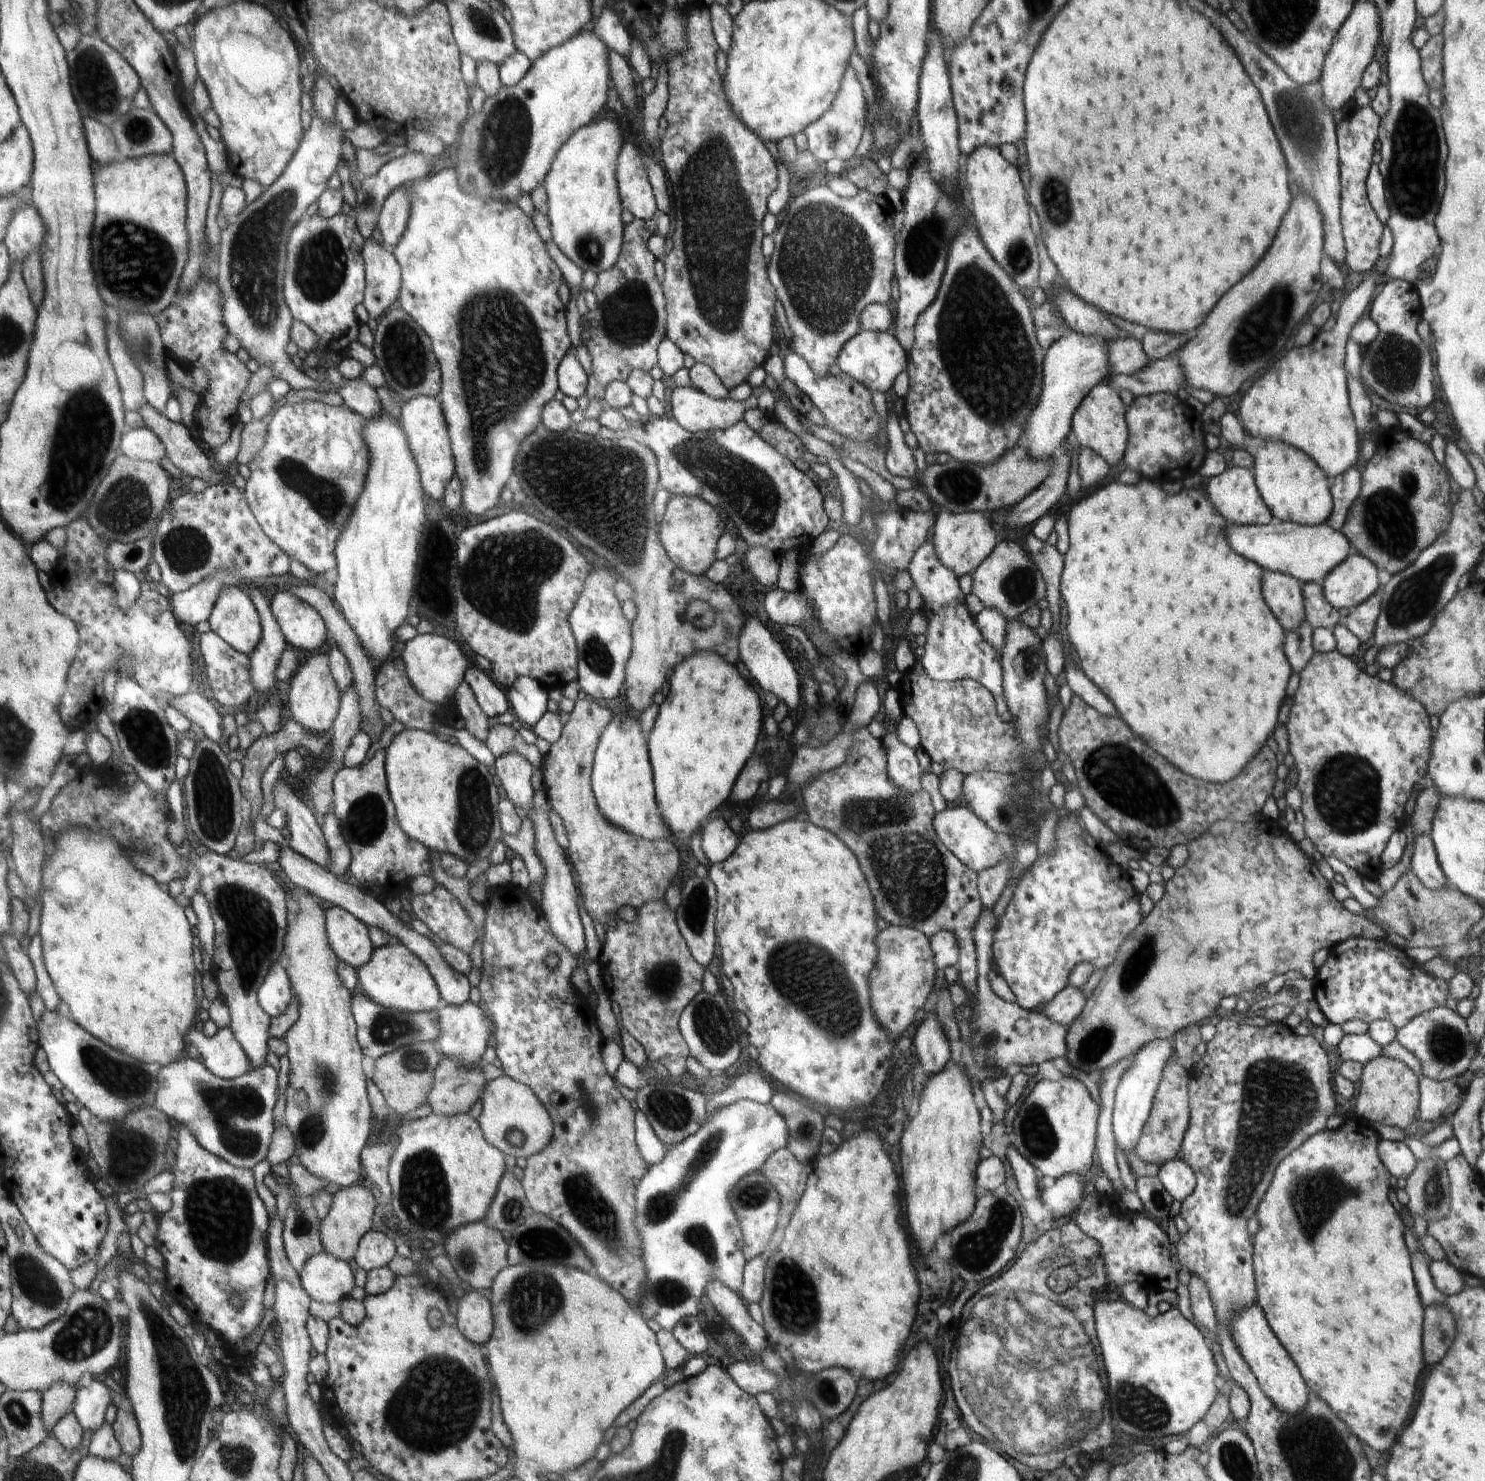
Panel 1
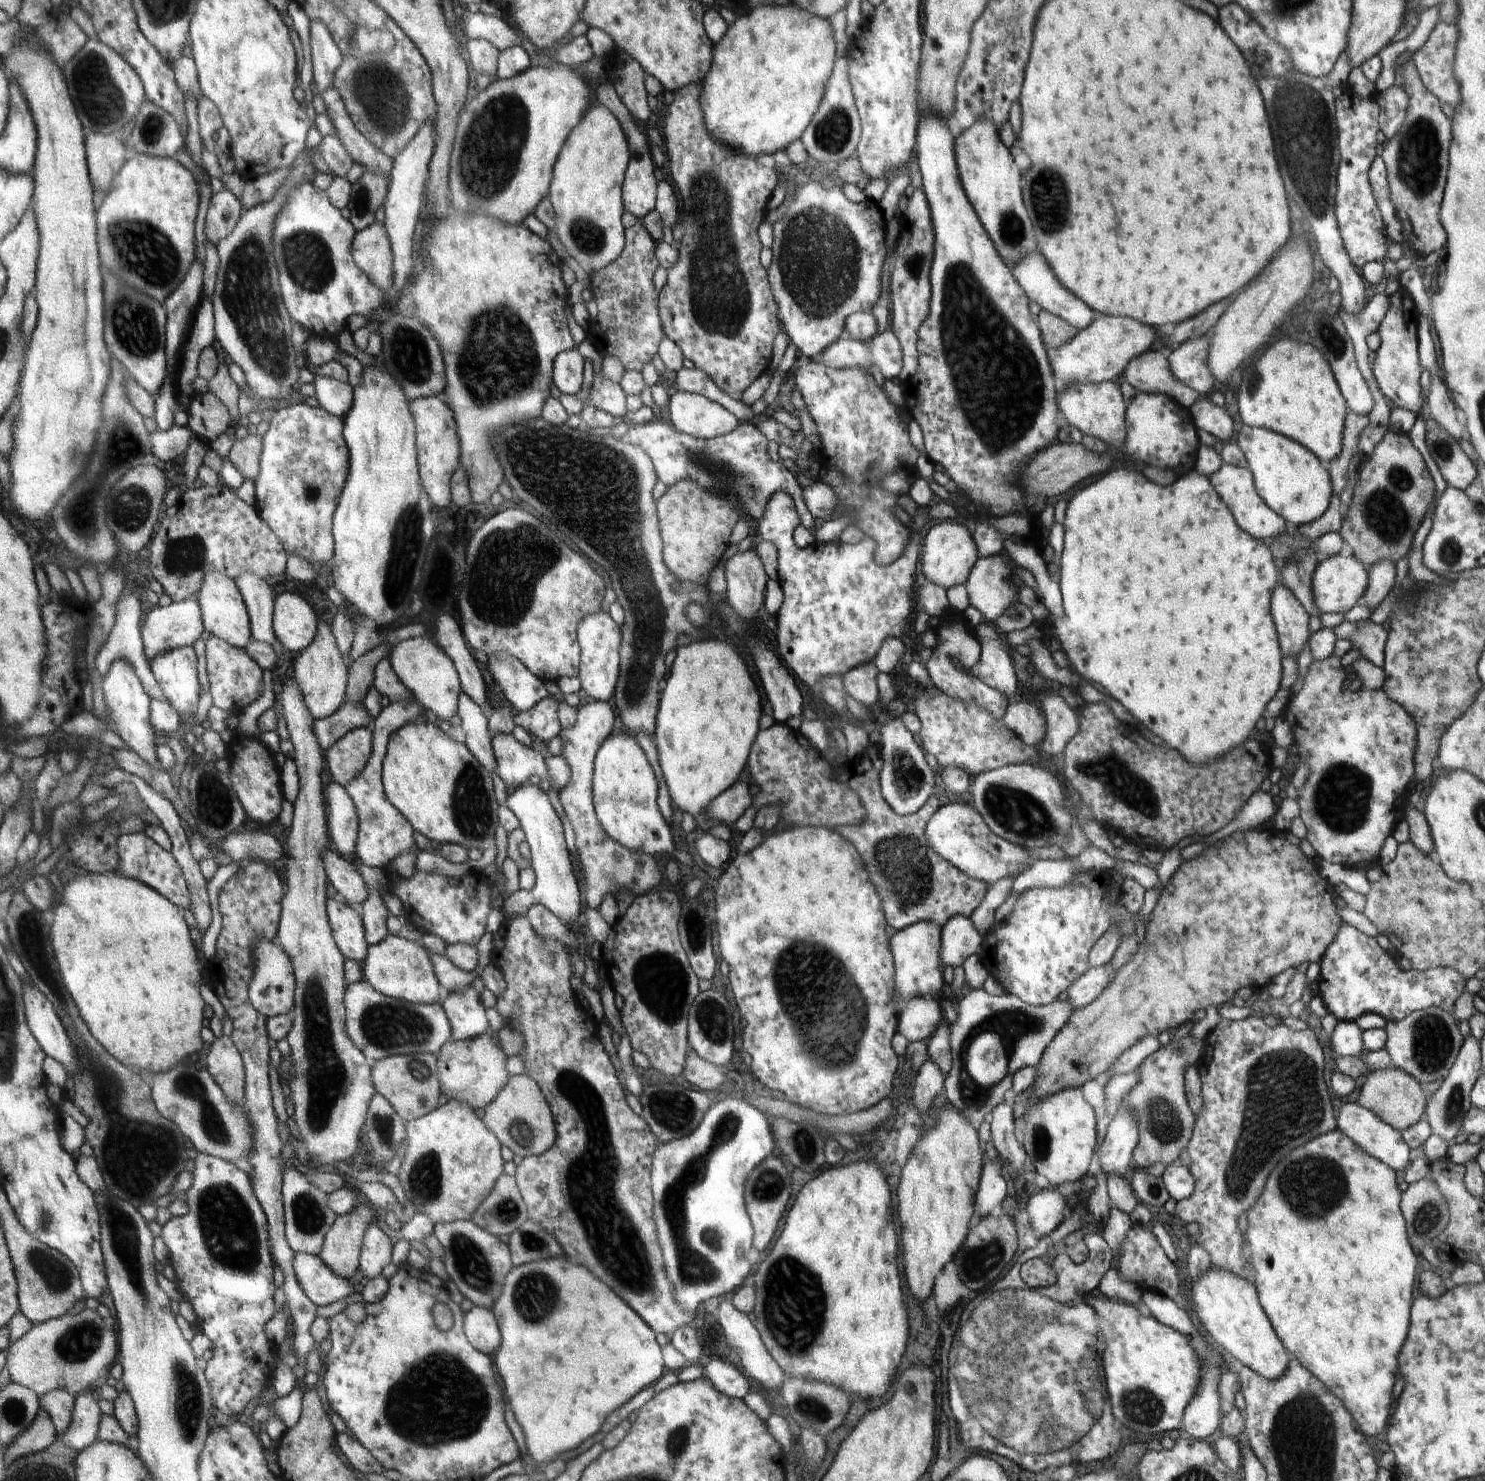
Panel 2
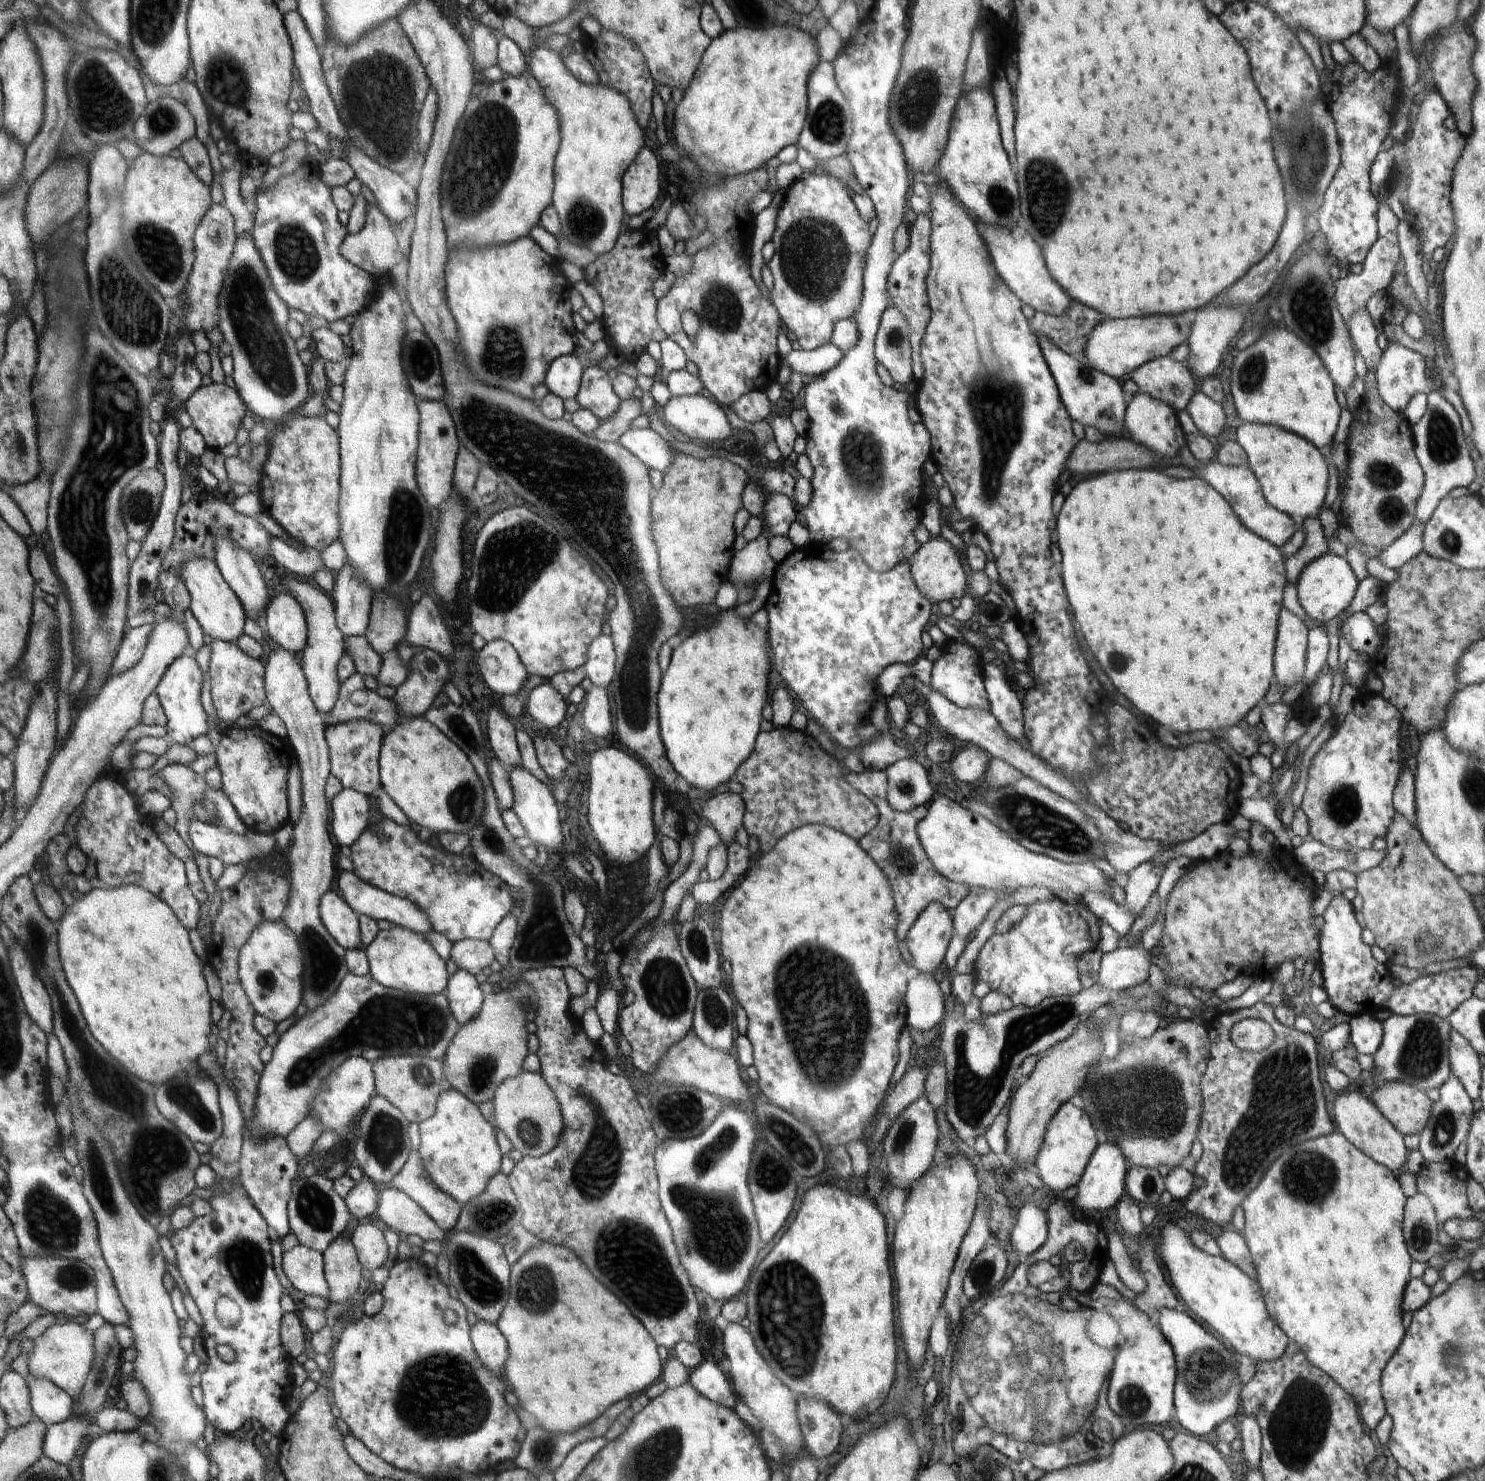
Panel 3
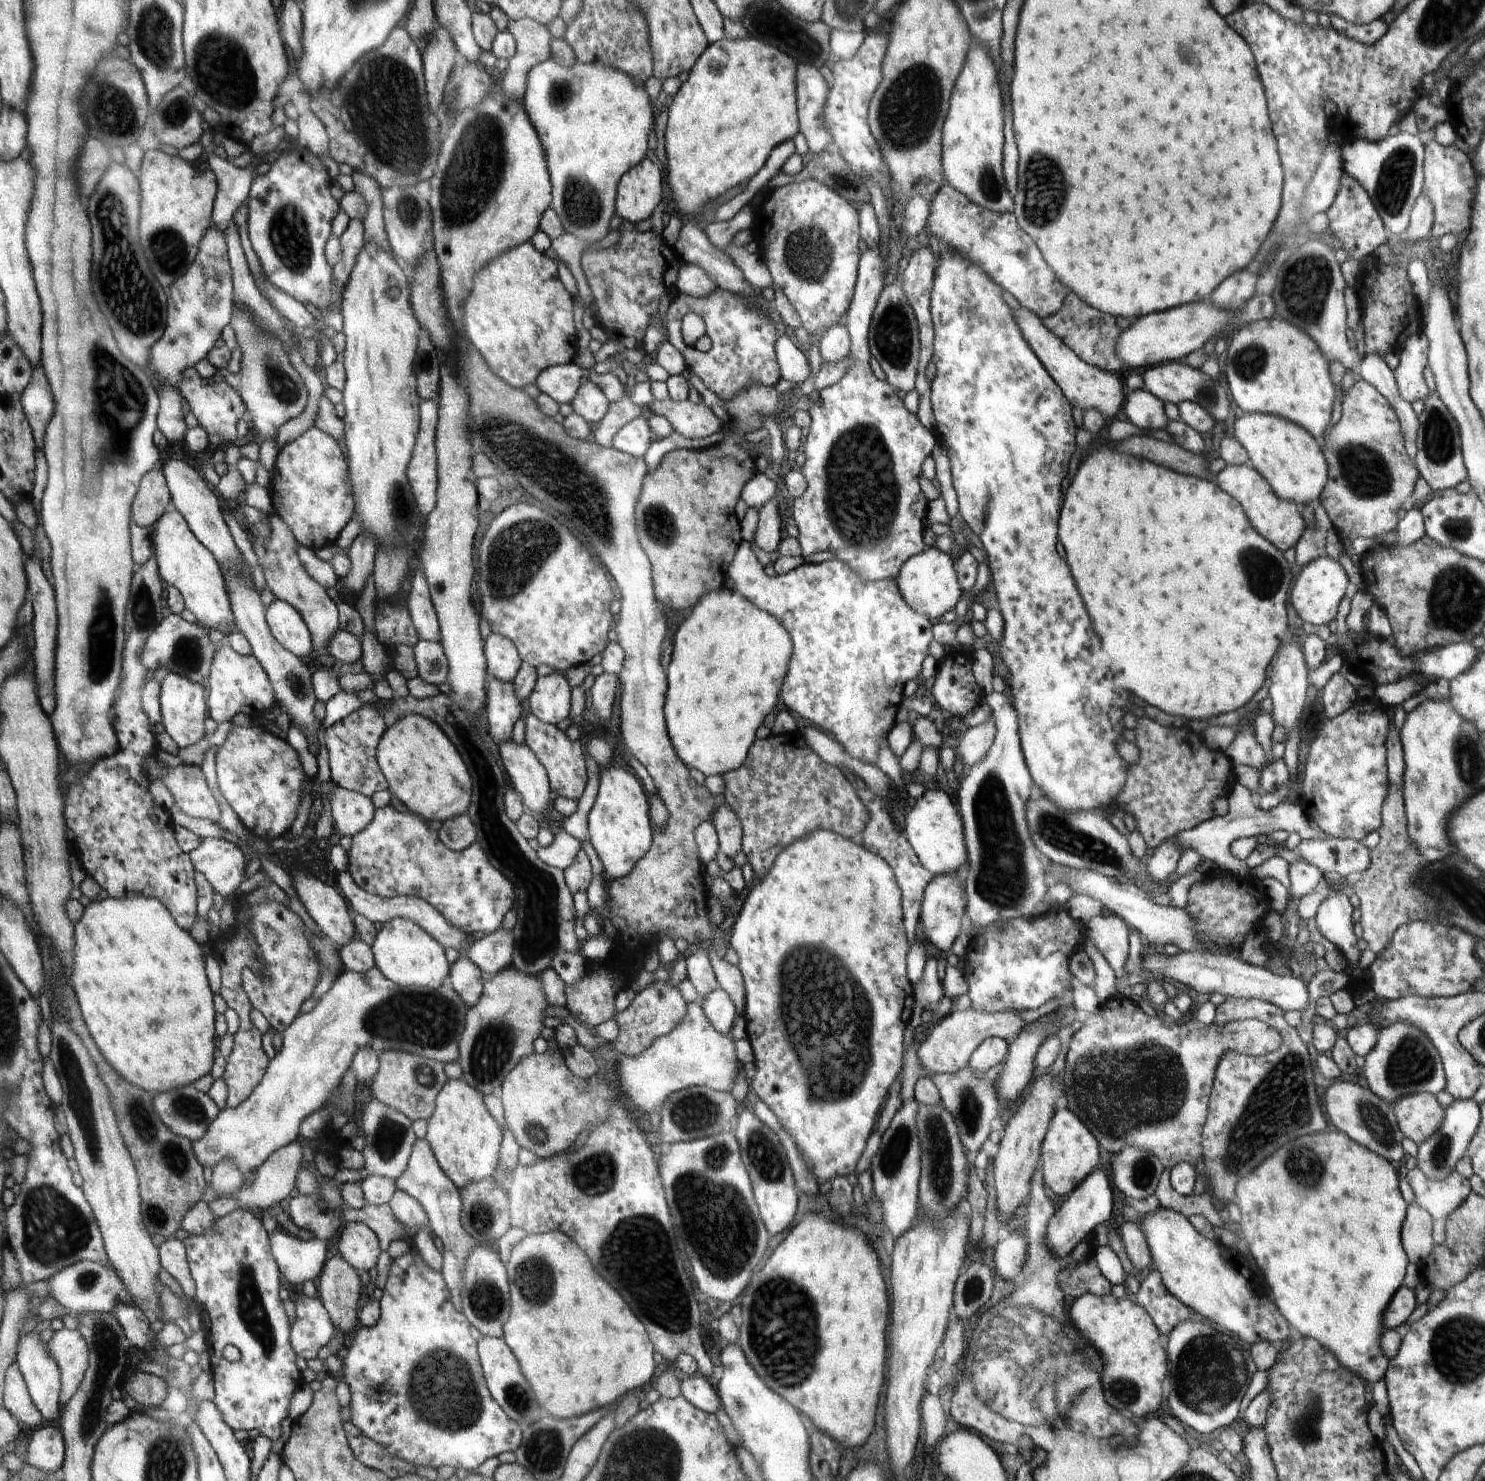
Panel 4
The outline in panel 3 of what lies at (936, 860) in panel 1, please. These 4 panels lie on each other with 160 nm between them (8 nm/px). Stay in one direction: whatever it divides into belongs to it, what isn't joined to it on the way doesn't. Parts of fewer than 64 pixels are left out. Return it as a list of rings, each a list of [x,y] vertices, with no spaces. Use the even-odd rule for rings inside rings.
[[[865,770],[862,773],[846,774],[848,781],[873,801],[879,810],[878,824],[860,840],[861,847],[878,863],[885,874],[889,876],[896,895],[897,910],[900,913],[898,938],[906,940],[909,930],[922,912],[932,902],[941,902],[947,909],[953,911],[962,898],[970,894],[969,886],[958,884],[940,874],[925,853],[920,844],[916,824],[924,818],[926,805],[918,805],[908,812],[900,812],[890,806],[887,801],[888,781],[886,771]]]

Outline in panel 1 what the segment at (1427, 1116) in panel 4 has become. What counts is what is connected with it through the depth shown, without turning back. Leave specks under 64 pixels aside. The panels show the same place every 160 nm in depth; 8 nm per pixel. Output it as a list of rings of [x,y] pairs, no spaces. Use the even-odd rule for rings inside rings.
[[[1383,1054],[1363,1065],[1360,1092],[1356,1098],[1354,1114],[1370,1123],[1381,1122],[1388,1126],[1405,1129],[1418,1117],[1420,1078],[1399,1059]]]

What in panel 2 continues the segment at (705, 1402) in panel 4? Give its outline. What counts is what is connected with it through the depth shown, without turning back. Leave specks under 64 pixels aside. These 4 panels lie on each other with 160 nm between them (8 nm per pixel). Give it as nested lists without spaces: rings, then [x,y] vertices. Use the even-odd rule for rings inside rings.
[[[712,1360],[704,1368],[704,1375],[718,1388],[722,1394],[733,1398],[747,1399],[750,1396],[748,1376],[743,1374],[737,1366],[722,1360]]]

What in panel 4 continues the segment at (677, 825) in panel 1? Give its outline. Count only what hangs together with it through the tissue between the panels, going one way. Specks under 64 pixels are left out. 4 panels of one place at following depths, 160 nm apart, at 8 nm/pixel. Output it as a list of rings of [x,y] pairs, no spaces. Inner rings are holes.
[[[722,587],[713,590],[713,592],[706,593],[693,608],[694,610],[691,609],[689,611],[688,618],[685,618],[676,630],[671,642],[673,650],[671,652],[671,661],[665,670],[667,678],[667,693],[664,706],[665,721],[668,723],[668,731],[674,748],[677,751],[677,755],[682,758],[682,762],[685,762],[692,768],[696,768],[698,772],[702,772],[706,777],[710,775],[723,775],[726,772],[740,768],[746,762],[749,750],[753,746],[754,738],[756,738],[756,730],[762,726],[762,720],[764,720],[768,712],[774,710],[776,700],[780,700],[778,694],[780,694],[782,680],[784,680],[784,676],[786,676],[791,663],[793,642],[789,631],[786,630],[785,626],[782,626],[781,622],[778,622],[777,618],[774,618],[774,615],[768,614],[761,607],[750,602],[750,599],[747,599],[734,588]]]

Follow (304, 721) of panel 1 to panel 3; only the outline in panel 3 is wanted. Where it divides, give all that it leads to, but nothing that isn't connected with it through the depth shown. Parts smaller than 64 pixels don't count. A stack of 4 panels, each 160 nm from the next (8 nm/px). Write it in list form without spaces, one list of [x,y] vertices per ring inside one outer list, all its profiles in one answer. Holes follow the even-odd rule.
[[[281,575],[281,583],[285,585],[285,590],[290,593],[305,611],[308,618],[309,638],[304,652],[298,656],[301,665],[304,667],[305,677],[308,679],[309,695],[316,704],[316,707],[322,714],[332,712],[334,705],[337,704],[341,688],[340,676],[338,676],[338,666],[344,656],[344,636],[339,626],[336,626],[334,620],[334,607],[330,598],[316,586],[308,584],[308,581],[300,577]]]

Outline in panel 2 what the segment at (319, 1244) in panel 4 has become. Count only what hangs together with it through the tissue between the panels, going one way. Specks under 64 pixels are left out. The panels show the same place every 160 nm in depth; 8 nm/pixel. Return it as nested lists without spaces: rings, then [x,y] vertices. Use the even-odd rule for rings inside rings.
[[[298,1252],[293,1264],[298,1283],[316,1306],[328,1306],[348,1299],[353,1292],[359,1289],[346,1278],[340,1278],[331,1272],[319,1255]]]

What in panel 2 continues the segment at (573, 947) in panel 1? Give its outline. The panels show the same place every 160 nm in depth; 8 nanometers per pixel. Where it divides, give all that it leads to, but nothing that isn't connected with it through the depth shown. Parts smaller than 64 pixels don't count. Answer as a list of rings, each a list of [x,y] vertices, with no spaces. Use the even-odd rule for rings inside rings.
[[[526,782],[524,786],[518,786],[506,800],[507,808],[520,822],[520,827],[526,835],[526,842],[530,845],[531,867],[536,876],[536,885],[531,891],[518,891],[510,895],[502,908],[505,917],[518,916],[526,913],[526,910],[534,902],[542,904],[551,914],[556,916],[563,924],[570,928],[570,922],[574,922],[580,914],[580,890],[576,884],[576,878],[572,874],[570,866],[570,854],[564,844],[564,832],[562,832],[562,822],[556,814],[556,810],[550,804],[550,798],[546,792],[542,792],[538,786],[532,782]]]

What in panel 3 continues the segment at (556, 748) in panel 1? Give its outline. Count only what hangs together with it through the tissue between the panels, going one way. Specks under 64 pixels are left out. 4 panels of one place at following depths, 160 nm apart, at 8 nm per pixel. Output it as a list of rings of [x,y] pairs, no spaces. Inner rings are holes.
[[[593,684],[585,694],[583,702],[584,730],[589,730],[594,735],[595,740],[608,736],[608,732],[612,728],[612,718],[610,718],[610,710],[608,710],[606,689]]]

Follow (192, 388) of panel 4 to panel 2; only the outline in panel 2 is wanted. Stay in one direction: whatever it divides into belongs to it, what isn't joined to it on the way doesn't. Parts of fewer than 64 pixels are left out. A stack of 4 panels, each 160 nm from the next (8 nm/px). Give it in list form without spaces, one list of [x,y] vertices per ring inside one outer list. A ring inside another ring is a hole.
[[[213,392],[197,393],[186,412],[189,430],[196,438],[201,438],[207,443],[214,441],[229,428],[228,408]]]

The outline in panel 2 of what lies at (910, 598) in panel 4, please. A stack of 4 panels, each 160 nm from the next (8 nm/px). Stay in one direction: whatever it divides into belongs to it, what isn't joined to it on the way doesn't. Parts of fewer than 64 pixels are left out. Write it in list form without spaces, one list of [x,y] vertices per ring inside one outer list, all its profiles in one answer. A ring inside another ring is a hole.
[[[956,520],[935,521],[934,524],[922,544],[919,560],[922,577],[946,589],[965,584],[969,579],[968,572],[972,572],[973,566],[981,558],[977,542],[974,538],[970,538],[968,530],[962,524],[956,524]]]

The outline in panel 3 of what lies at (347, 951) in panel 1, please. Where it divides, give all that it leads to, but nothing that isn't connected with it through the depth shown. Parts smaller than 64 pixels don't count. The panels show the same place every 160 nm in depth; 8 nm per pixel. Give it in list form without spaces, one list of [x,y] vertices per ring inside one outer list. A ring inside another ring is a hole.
[[[329,890],[320,900],[320,914],[329,933],[346,951],[358,949],[361,929],[358,928],[359,916],[349,904]]]

